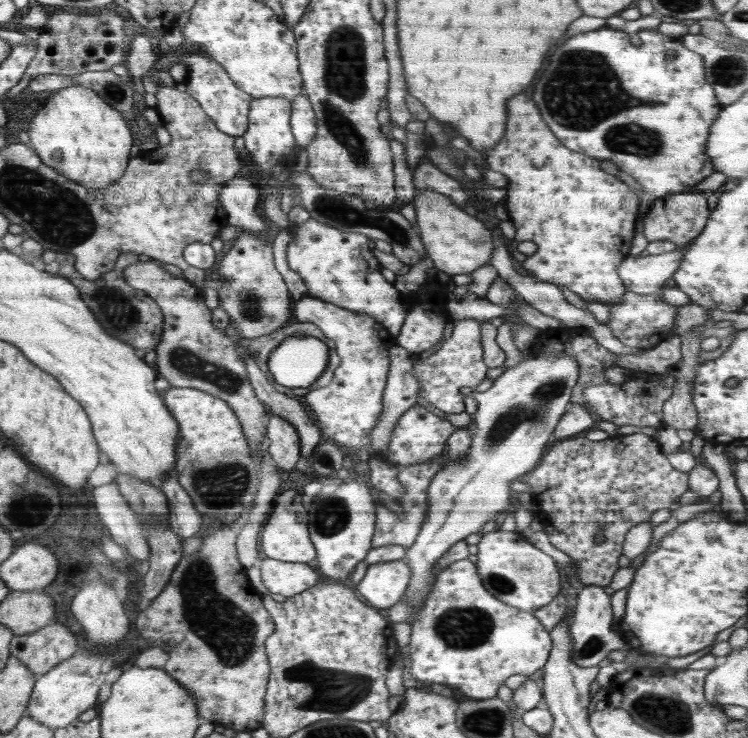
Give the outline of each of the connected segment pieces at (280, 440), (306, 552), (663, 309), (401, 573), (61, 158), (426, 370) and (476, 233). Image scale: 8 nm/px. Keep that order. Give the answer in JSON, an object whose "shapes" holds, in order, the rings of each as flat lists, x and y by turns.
{"shapes":[[[269,412,266,417,268,452,282,472,290,472,300,460,300,437,298,431,282,417]],[[286,490,276,498,276,506,263,526,259,539,260,548,268,558,293,563,308,563,316,558,316,549,308,530,308,512,303,505,304,497,296,490]],[[626,290,622,300,608,304,608,307,610,309,608,326,614,338,618,338,624,346,630,346,641,352,654,348,672,336,672,328,678,314,678,307,666,303,657,292,643,295]],[[403,558,372,564,355,586,356,591,373,608,391,608,404,598,410,585,410,571]],[[84,85,53,91,30,128,30,146,42,162,87,188,108,188,118,181,128,166,134,142,122,114]],[[480,320,454,321,452,336,444,340,441,349,424,358,413,356,412,374,418,380,418,404,427,405,439,414,460,414,464,412,464,398,476,389,484,378,488,367,482,356,482,334]],[[426,189,415,193,411,203,416,210,415,227,434,267,453,276,470,274,490,262,493,254,493,232,472,214,457,207,450,197]]]}

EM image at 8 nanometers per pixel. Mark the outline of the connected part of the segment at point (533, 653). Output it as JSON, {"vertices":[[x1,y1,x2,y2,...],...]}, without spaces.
{"vertices":[[462,559,448,565,438,573,432,591,428,594,422,611,412,624,410,636,410,674,425,684,446,684,471,699,488,699,497,696,498,688,506,678,516,674,532,675,548,661,552,641,534,613,499,602,482,586,476,564]]}

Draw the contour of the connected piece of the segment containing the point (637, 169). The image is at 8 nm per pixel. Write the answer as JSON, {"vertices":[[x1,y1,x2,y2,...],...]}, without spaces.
{"vertices":[[600,28,576,34,564,46,554,50,532,96,544,123,550,126,550,131,556,134,563,146,573,152,600,158,600,161,614,162,620,171,634,178,642,194,661,197,690,192,715,172,705,152,711,127,723,105,716,98,713,86,706,81,702,56,690,52,680,38,664,36,657,29,627,33,614,28]]}

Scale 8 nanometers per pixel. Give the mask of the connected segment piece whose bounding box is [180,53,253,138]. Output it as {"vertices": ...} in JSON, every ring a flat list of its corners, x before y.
{"vertices":[[198,53,185,54,180,63,188,69,186,76,186,93,198,101,203,112,214,122,217,130,232,137,242,137,249,126,249,111,253,96,240,90,229,74,209,57]]}

